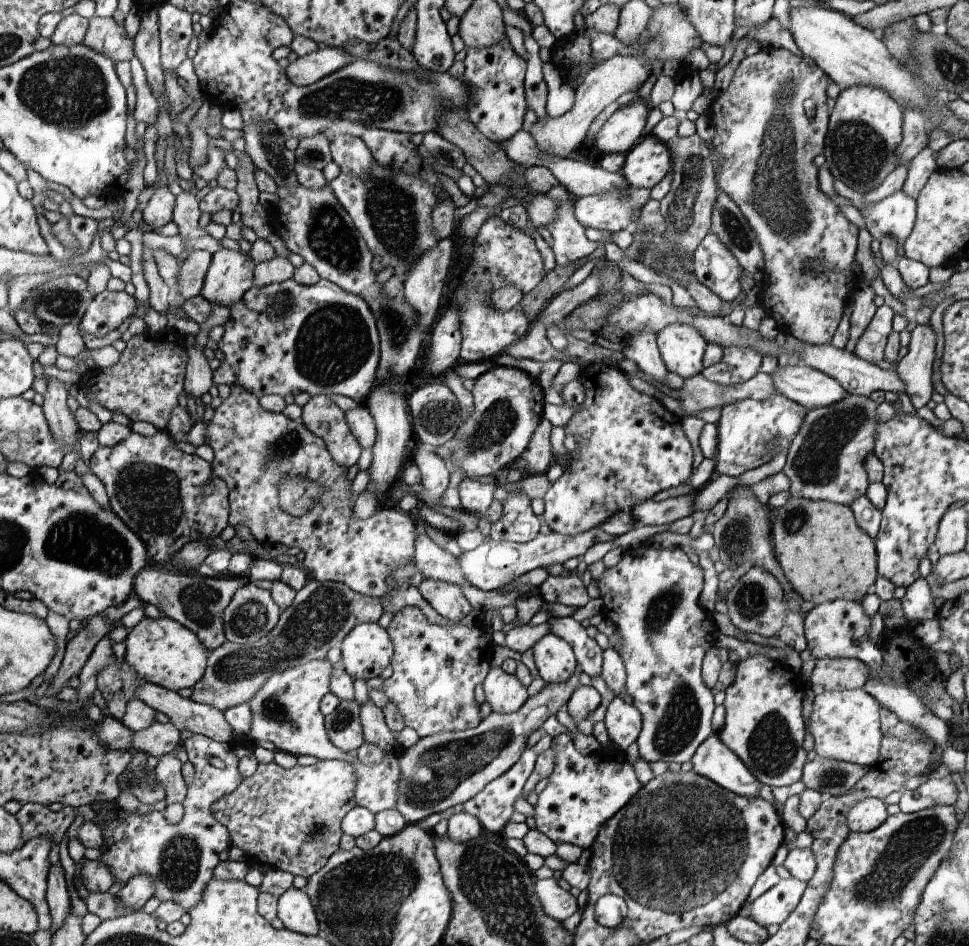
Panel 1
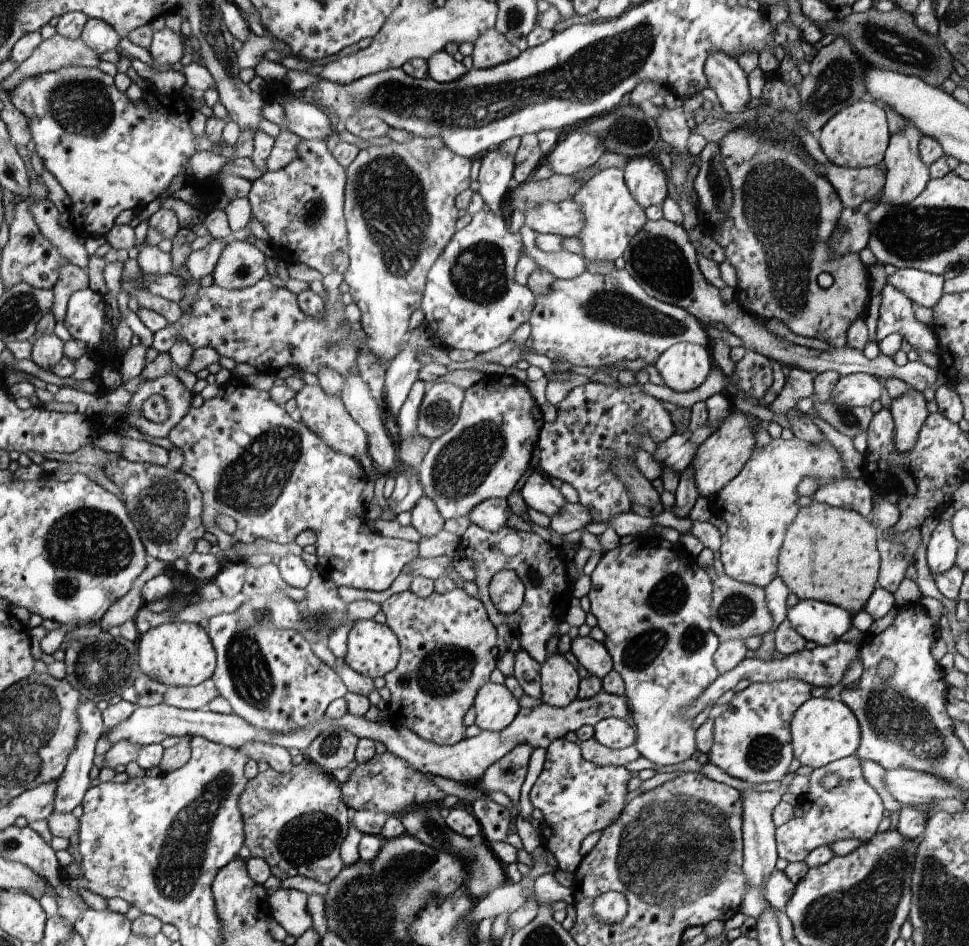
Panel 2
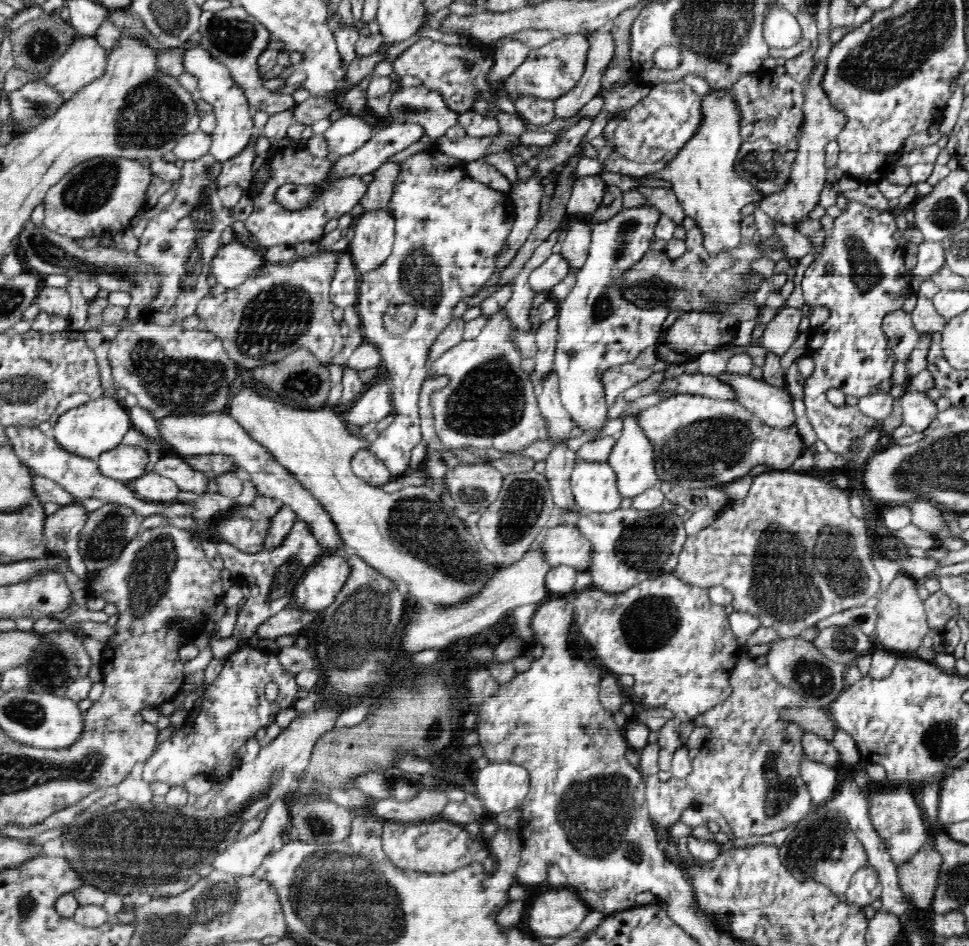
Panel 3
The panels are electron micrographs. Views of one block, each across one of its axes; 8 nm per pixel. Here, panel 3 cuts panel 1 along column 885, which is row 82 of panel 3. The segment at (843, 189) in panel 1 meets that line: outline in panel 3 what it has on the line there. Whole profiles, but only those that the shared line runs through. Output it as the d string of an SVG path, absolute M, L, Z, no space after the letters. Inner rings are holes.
M186 42L182 47L184 56L185 72L190 72L198 78L198 91L202 95L202 104L214 112L216 117L216 127L211 134L210 155L218 159L218 163L231 160L246 149L246 144L250 144L254 132L253 111L250 108L250 102L246 99L246 94L242 91L231 76L231 73L202 48L202 46L190 46Z

